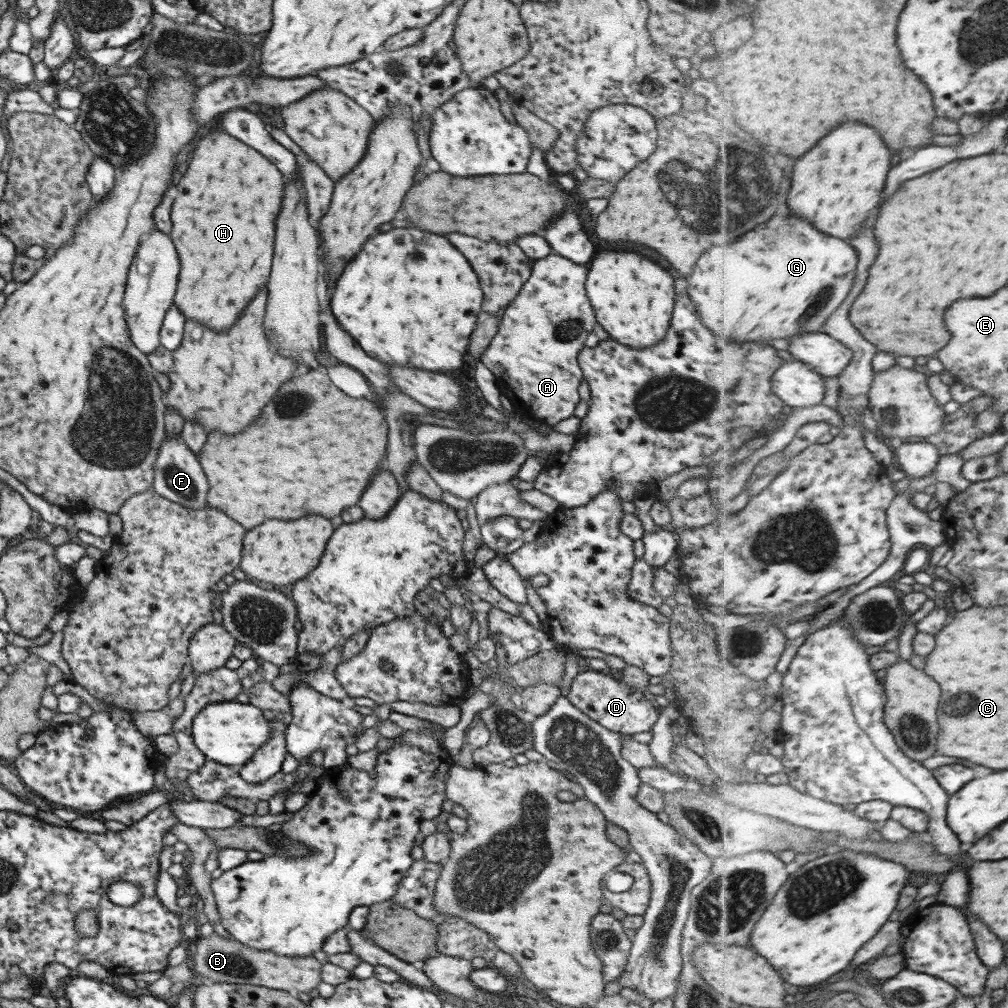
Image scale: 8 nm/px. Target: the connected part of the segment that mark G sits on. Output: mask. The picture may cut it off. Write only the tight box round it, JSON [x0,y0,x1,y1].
[688,212,860,342]

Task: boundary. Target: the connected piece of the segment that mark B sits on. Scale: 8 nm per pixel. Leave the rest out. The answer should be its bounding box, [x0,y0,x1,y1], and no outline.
[189,931,322,994]

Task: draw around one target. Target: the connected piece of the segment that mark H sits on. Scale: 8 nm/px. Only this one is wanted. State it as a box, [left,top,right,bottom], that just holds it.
[170,131,284,332]

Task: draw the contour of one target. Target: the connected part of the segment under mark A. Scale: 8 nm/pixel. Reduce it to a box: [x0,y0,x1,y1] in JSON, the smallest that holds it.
[479,253,595,425]

